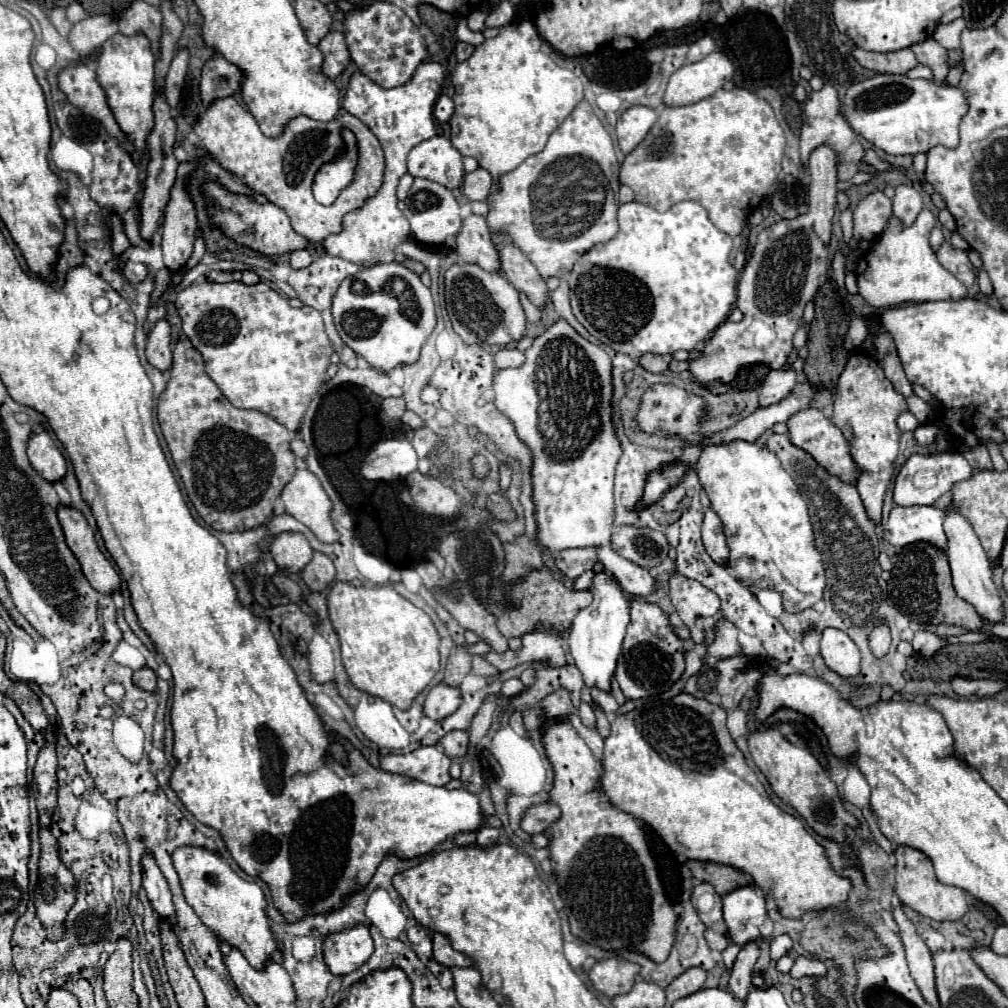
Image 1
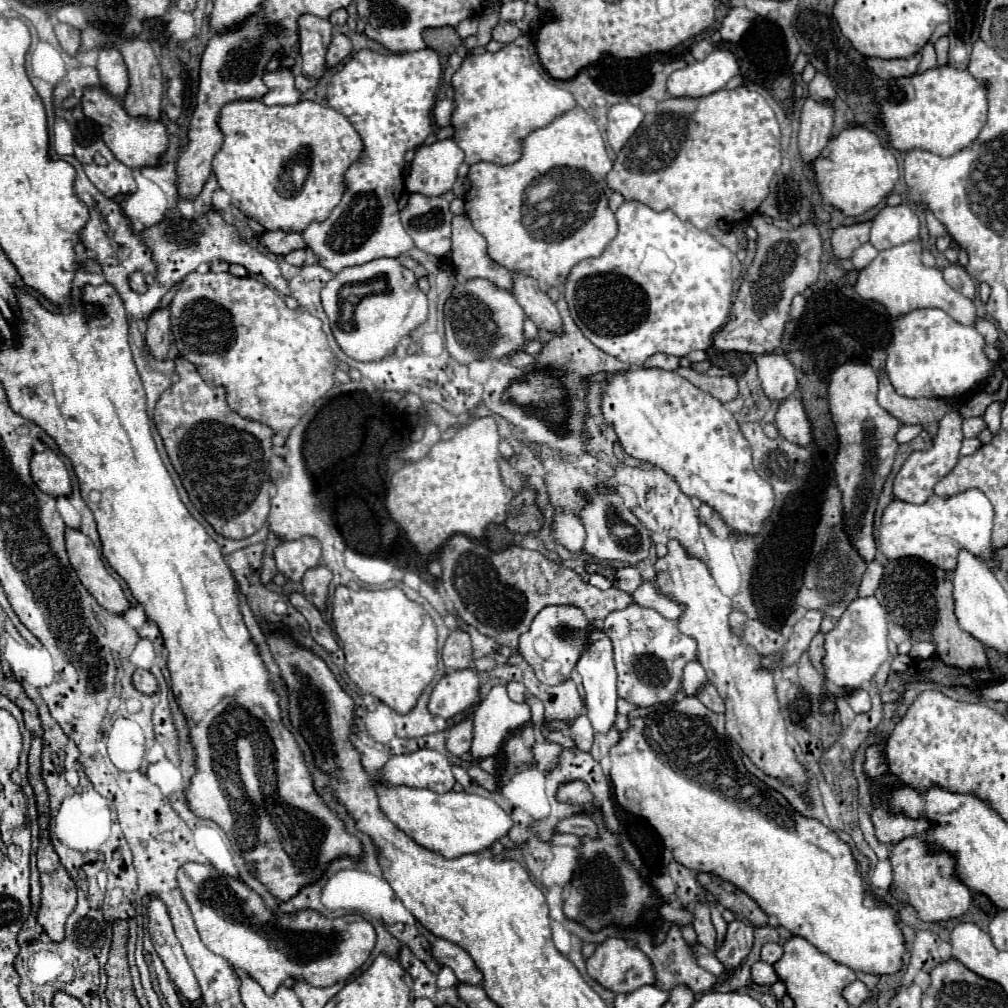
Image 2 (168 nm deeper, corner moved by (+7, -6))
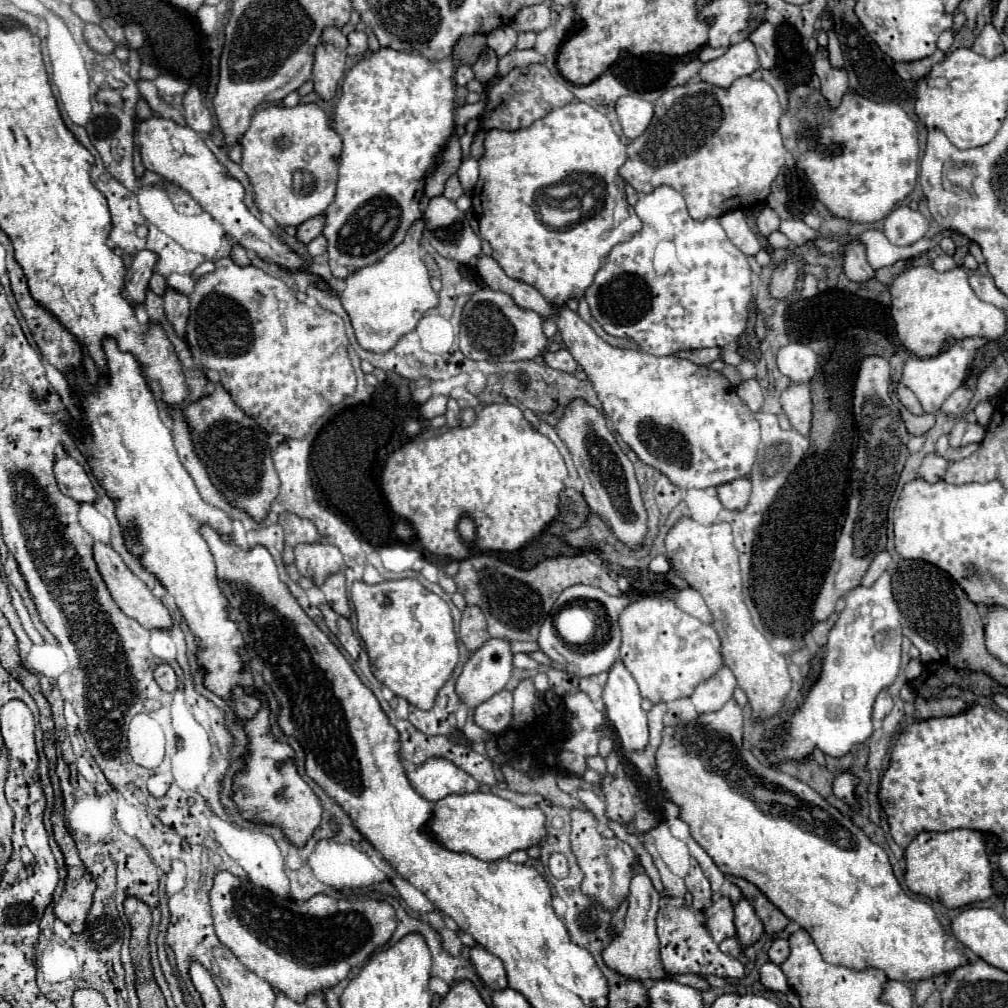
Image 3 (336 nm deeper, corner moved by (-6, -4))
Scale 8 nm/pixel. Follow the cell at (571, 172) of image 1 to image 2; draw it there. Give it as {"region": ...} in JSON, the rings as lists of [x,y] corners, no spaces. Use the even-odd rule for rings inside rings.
{"region":[[[574,107],[570,111],[566,111],[562,117],[554,119],[546,129],[538,129],[534,133],[530,133],[530,137],[526,137],[524,141],[524,147],[522,147],[522,157],[520,161],[516,161],[514,165],[506,165],[506,167],[498,167],[494,163],[474,163],[470,165],[470,173],[468,173],[468,179],[472,181],[472,187],[466,195],[466,215],[470,217],[474,229],[484,235],[486,243],[488,243],[488,253],[494,261],[498,261],[502,267],[506,267],[508,271],[522,271],[530,277],[534,277],[538,283],[540,283],[540,289],[546,291],[550,287],[556,287],[556,285],[564,285],[566,281],[566,275],[568,271],[580,263],[582,259],[590,259],[590,257],[598,257],[604,253],[604,249],[610,245],[610,241],[614,239],[616,235],[616,219],[614,219],[614,213],[610,211],[608,207],[608,197],[610,197],[610,187],[606,185],[606,175],[610,173],[612,169],[612,161],[610,157],[606,155],[606,147],[604,147],[604,139],[598,131],[598,125],[594,123],[594,119],[582,109],[582,107]]]}

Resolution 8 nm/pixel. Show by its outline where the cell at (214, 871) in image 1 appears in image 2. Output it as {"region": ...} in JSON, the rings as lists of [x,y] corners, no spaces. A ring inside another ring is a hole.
{"region":[[[202,863],[182,865],[178,869],[178,885],[192,911],[196,929],[204,945],[216,955],[224,957],[230,965],[244,969],[244,973],[250,975],[268,995],[272,995],[286,979],[308,981],[314,987],[328,987],[338,981],[344,981],[362,967],[362,963],[370,957],[370,951],[374,949],[376,941],[374,927],[360,915],[352,913],[336,919],[322,917],[316,911],[298,911],[294,915],[282,915],[282,917],[272,915],[264,907],[264,901],[256,891],[252,891],[242,881],[214,869],[212,865]]]}

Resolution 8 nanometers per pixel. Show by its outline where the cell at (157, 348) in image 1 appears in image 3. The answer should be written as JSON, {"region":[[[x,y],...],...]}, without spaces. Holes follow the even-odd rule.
{"region":[[[167,287],[163,299],[165,299],[165,315],[167,315],[169,323],[173,325],[175,333],[179,337],[183,337],[185,335],[185,323],[187,323],[187,317],[189,317],[189,299],[187,299],[187,295]]]}

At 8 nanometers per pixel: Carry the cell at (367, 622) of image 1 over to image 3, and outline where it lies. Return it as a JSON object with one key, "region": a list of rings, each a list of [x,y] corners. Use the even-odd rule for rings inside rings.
{"region":[[[411,577],[375,585],[357,581],[351,587],[351,601],[359,619],[359,633],[367,645],[373,675],[397,697],[407,699],[419,709],[431,709],[437,691],[453,675],[459,661],[449,605]]]}

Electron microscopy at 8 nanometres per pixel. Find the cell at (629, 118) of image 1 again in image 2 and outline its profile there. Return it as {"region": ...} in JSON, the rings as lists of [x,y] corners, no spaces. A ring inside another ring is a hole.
{"region":[[[632,103],[612,105],[608,111],[608,125],[606,125],[610,147],[618,153],[628,143],[628,139],[634,135],[634,131],[640,127],[642,121],[644,113],[636,105]]]}

